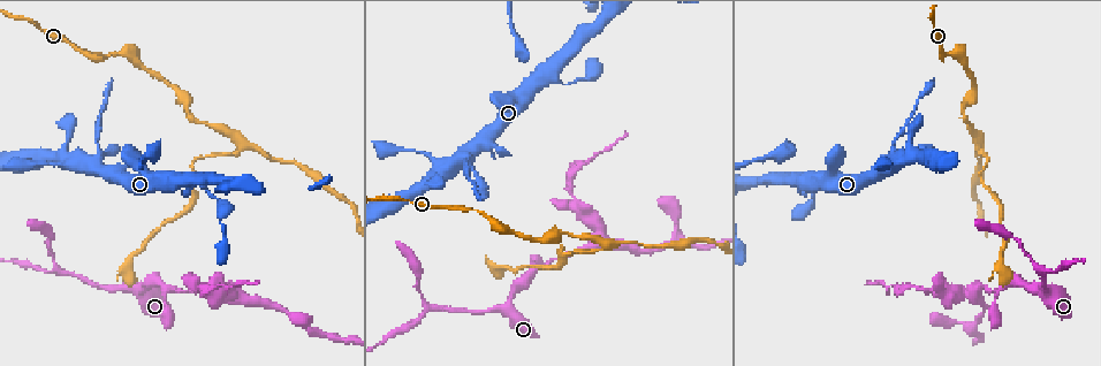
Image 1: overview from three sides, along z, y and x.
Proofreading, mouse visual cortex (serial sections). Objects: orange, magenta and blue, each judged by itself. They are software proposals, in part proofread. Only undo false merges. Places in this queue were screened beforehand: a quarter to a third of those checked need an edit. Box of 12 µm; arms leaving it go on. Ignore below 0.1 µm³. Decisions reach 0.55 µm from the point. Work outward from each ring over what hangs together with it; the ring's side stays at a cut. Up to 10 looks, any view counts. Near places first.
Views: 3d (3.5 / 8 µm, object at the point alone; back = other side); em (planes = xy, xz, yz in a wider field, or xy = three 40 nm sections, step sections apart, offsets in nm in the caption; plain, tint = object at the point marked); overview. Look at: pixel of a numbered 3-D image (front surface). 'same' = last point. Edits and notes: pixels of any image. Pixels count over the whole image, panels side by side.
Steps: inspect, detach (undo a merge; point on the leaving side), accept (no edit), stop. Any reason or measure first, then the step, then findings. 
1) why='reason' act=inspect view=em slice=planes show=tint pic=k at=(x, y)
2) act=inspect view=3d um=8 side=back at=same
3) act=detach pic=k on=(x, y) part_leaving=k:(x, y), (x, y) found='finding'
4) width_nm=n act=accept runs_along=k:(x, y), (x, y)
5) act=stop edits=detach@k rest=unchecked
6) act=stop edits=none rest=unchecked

why='sharp bend' act=inspect view=3d um=3.5 pic=1 at=(987, 162)

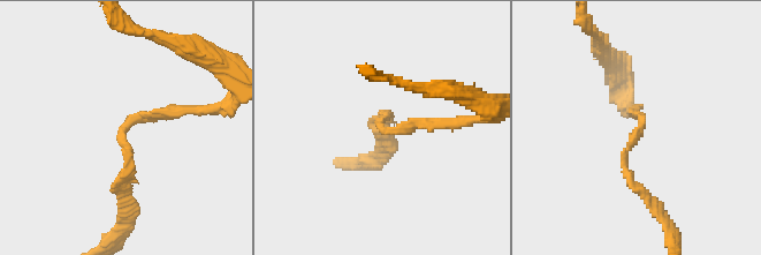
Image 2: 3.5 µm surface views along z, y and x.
arm_widths_nm=150,150 why='need the tissue' act=inspect view=em slice=xy step=5 show=tint pic=2 at=(640, 128)

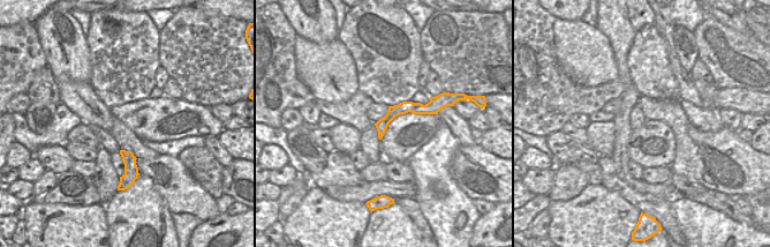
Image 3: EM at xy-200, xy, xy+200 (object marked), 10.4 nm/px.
width_nm=120 act=accept runs_along=2:(195, 111), (124, 128), (121, 193) found='all the same cell'

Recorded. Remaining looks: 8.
why='narrows sharply' act=inspect view=em slice=xy step=5 show=tint pic=1 at=(75, 163)

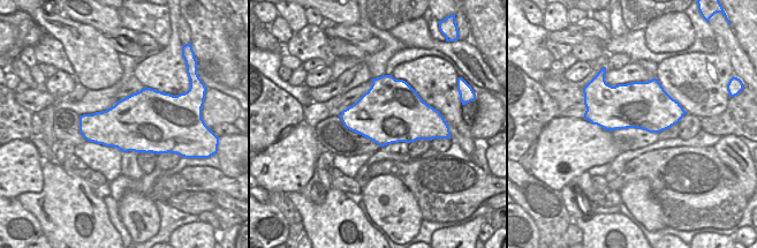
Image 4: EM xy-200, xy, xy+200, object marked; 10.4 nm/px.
why='see where the arms go' act=inspect view=3d um=3.5 at=same

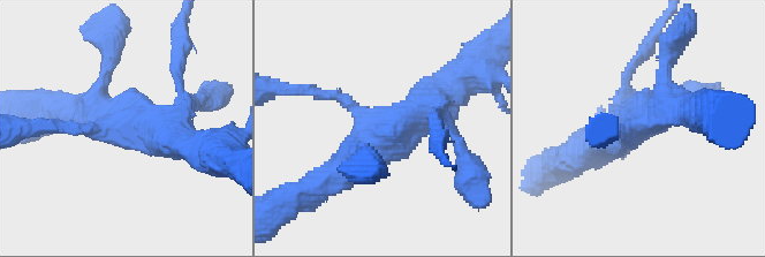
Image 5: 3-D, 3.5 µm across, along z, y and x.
act=accept runs_along=5:(456, 85), (336, 172) found='one cell here'

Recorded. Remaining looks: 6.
why='arms part here' act=inspect view=3d um=3.5 pic=1 at=(556, 76)

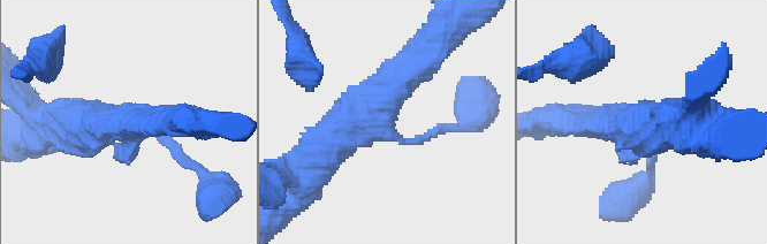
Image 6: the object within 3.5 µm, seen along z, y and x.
why='now the EM' act=inspect view=em slice=xy step=5 show=tint pic=6 at=(380, 121)

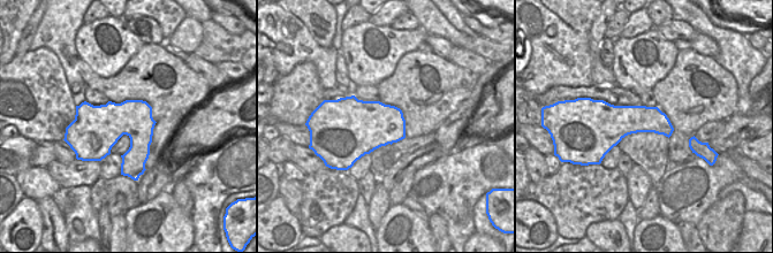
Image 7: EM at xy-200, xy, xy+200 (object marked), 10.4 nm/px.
act=accept runs_along=6:(306, 166), (424, 60) found='one cell here'

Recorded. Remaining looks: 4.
why='arms part here' act=inspect view=3d um=3.5 pic=1 at=(428, 308)

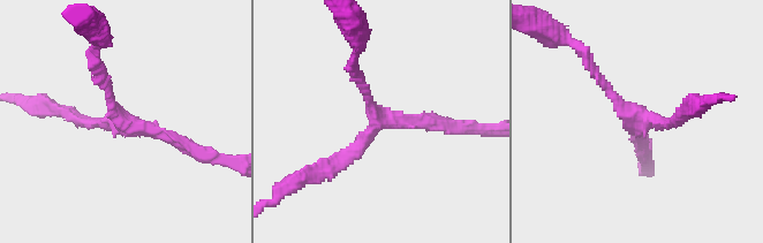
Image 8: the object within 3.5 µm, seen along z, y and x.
arms=3 arm_widths_nm=100,150,200 why='now the EM' act=inspect view=em slice=xy step=1 show=tint pic=8 at=(634, 123)

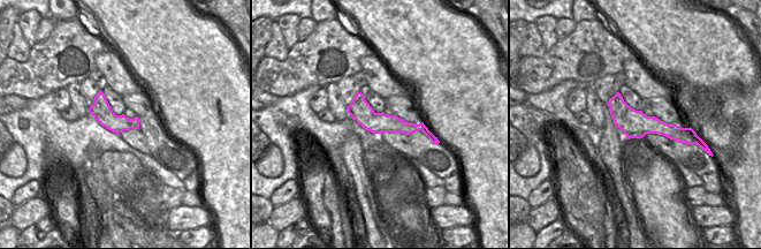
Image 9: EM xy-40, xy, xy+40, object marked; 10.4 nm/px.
width_nm=240 act=accept runs_along=9:(610, 104), (636, 125), (686, 131) found='one cell here'

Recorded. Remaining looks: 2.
why='three arms meet' act=inspect view=3d um=3.5 pic=1 at=(974, 292)

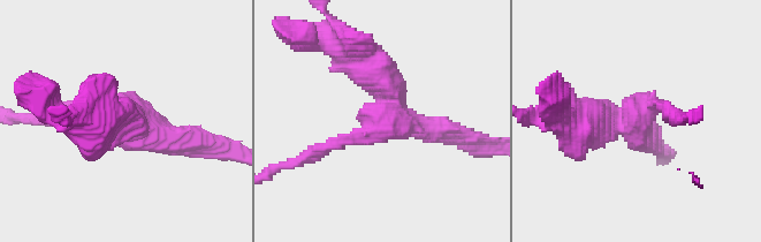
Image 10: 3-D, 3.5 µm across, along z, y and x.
act=detach pic=10 on=(360, 69) part_leaving=10:(390, 100), (329, 23) found='a second cell is stuck on'

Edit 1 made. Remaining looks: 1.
act=stop edits=detach@10 rest=unchecked

